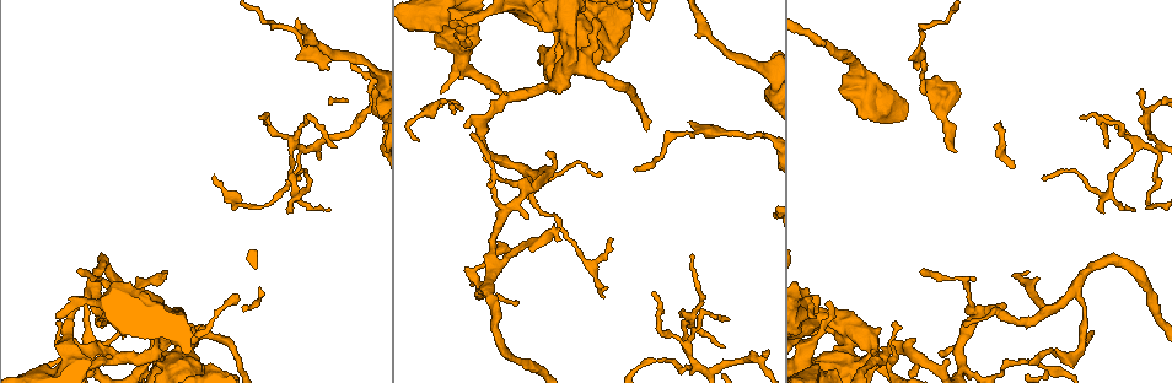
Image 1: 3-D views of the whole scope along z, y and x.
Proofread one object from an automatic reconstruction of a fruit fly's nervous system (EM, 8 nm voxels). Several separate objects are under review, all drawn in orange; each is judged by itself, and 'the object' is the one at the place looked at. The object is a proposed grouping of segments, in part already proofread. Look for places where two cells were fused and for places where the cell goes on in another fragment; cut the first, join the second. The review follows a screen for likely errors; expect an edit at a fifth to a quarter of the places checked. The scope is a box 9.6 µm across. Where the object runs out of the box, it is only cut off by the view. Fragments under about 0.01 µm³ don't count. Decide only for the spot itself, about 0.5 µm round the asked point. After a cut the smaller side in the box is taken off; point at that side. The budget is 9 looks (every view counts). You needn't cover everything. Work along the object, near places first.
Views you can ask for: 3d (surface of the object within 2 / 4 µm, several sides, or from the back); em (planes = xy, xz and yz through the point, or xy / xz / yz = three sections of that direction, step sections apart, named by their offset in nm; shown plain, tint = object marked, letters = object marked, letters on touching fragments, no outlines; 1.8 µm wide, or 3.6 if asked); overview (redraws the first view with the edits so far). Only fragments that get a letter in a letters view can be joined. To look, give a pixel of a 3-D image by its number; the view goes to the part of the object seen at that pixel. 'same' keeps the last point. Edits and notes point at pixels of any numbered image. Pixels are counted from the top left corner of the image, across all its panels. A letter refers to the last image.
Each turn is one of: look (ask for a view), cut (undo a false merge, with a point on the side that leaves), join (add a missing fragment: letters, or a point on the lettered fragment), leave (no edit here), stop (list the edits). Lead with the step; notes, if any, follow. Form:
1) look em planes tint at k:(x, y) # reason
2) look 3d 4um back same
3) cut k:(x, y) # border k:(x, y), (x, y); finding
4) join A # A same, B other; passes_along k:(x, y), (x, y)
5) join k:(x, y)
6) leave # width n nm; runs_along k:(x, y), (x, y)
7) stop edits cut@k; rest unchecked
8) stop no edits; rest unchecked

look em planes letters at 1:(165, 272) # free end

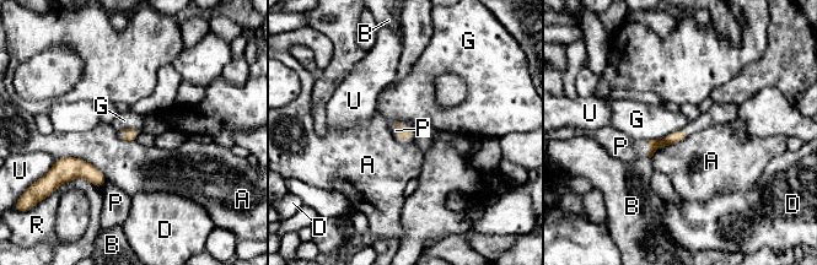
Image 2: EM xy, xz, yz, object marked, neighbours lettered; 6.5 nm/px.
join P # longest_contact A 360 nm; A other, B other, D other, G other, P same, R other, U other; it goes on there

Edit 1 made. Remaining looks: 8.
look overview # see it whole again

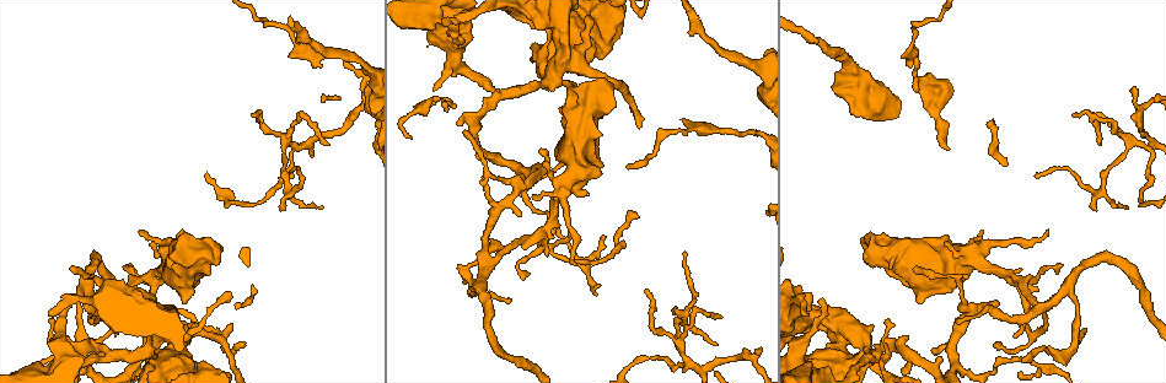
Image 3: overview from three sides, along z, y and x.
look 3d 2um back at 3:(1074, 114) # an open end

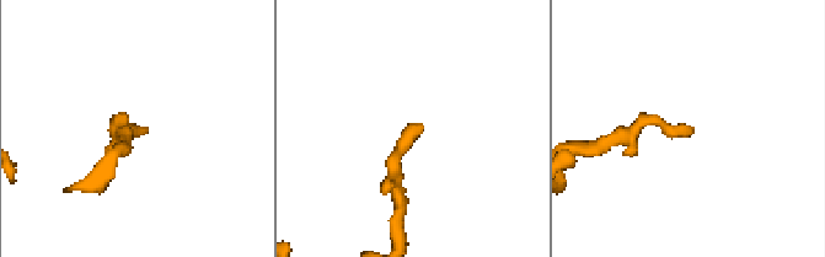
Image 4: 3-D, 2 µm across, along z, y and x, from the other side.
look em planes letters at 4:(693, 128) # now the EM

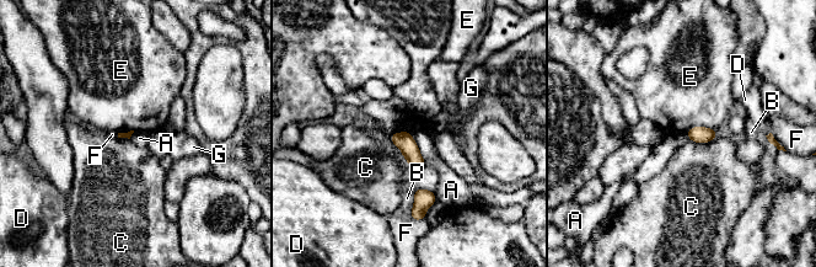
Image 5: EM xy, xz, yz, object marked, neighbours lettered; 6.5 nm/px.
leave # A other, B other, C other, D other, E other, F other, G other; border 5:(407, 129), (425, 161); none of them fits

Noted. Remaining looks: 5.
look em planes letters at 3:(573, 62) # thin arm on a thick one

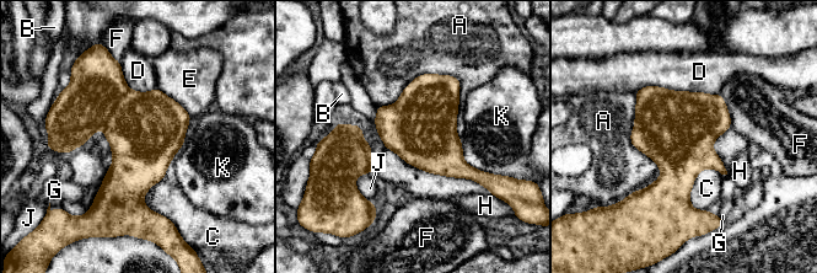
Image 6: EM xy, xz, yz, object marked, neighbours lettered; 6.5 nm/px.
leave # A other, B other, C other, D other, E other, F other, G other, H other, J other, K other; one cell here

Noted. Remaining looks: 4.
look 3d 4um at 3:(50, 320) # tapers out

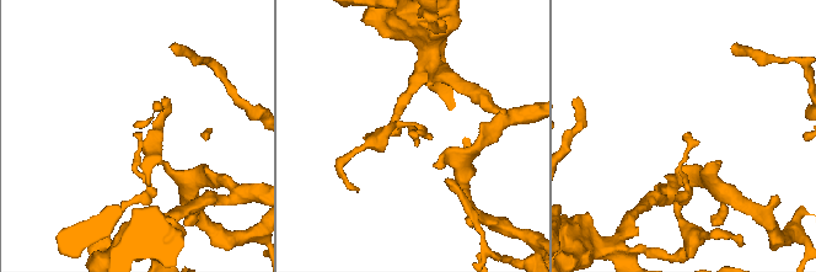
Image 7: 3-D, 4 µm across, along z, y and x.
look em planes letters at 7:(687, 134) # now the EM

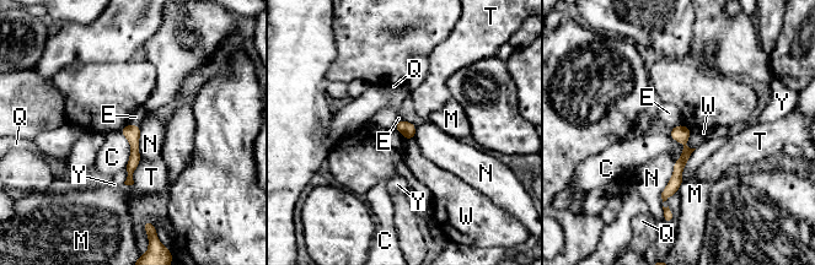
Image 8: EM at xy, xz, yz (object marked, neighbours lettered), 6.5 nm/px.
leave # C other, E other, M other, N other, Q other, T other, W other, Y other; no lettered fragment goes on from it

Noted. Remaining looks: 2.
stop edits join@2; rest unchecked

